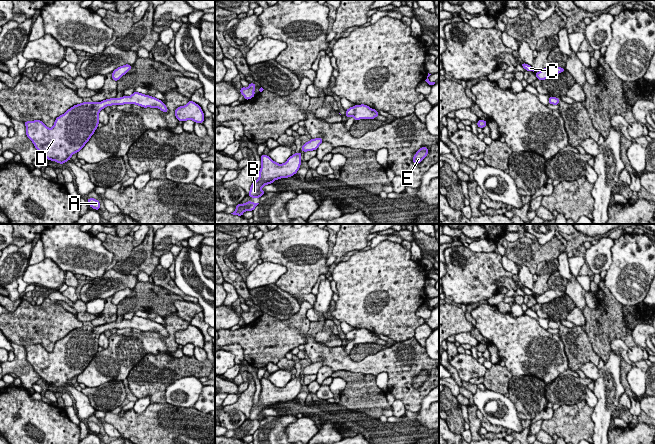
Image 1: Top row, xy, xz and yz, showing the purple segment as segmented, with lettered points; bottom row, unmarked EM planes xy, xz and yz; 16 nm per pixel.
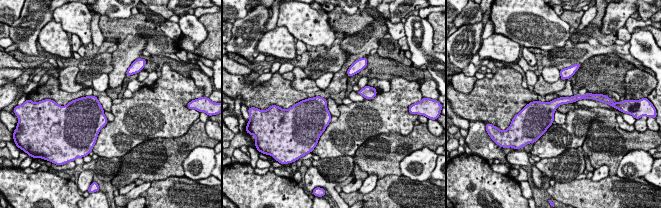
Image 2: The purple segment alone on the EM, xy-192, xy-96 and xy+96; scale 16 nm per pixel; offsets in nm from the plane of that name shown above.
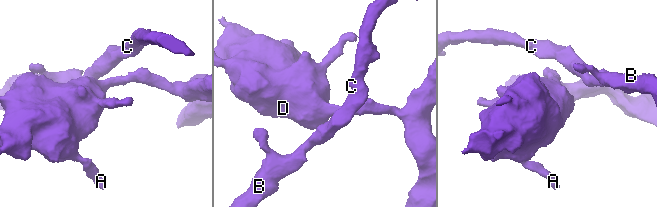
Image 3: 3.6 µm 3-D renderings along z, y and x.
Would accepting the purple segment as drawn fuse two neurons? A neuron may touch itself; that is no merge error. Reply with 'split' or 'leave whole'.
leave whole

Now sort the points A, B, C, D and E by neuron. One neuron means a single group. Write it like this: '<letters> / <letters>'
A B C D E

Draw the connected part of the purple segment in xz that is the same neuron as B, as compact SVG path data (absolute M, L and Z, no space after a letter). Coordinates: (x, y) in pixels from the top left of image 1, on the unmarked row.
M321 361L315 363L311 362L310 365L302 369L298 377L291 379L283 388L279 388L273 385L268 379L262 378L260 381L261 392L259 401L251 408L250 416L247 419L251 422L260 422L266 417L266 415L261 414L263 410L273 408L275 404L295 399L300 393L301 376L316 375L321 367L323 367Z

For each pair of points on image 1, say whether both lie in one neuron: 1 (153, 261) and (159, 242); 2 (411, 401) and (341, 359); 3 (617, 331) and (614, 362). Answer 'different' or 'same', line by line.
1: different
2: same
3: different

